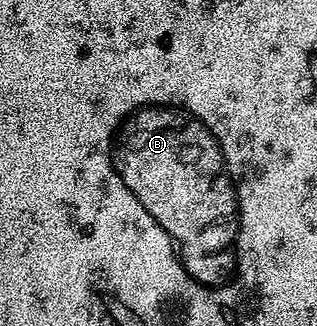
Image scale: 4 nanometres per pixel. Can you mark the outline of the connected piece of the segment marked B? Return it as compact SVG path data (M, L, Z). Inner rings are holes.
M148 105L136 109L123 122L119 137L119 166L114 170L137 195L137 199L161 223L163 230L181 250L185 271L197 283L218 287L232 280L235 268L235 240L239 234L239 200L235 198L235 182L223 162L219 141L192 113L178 107Z

